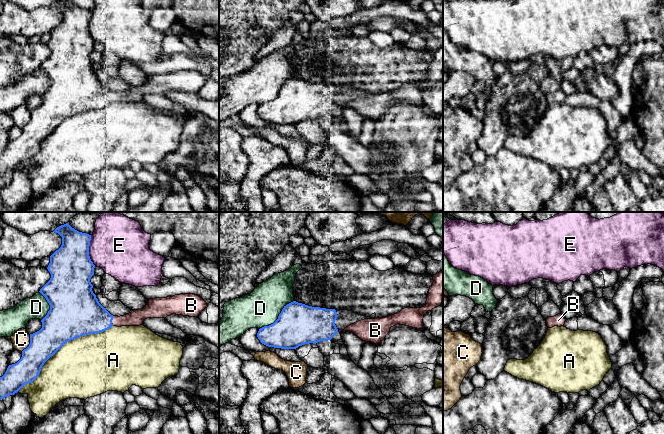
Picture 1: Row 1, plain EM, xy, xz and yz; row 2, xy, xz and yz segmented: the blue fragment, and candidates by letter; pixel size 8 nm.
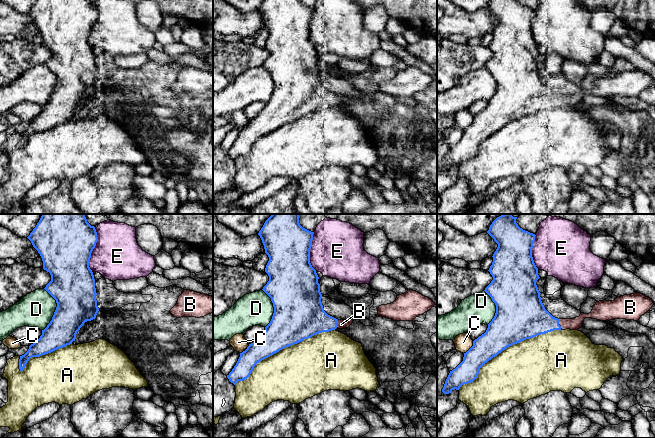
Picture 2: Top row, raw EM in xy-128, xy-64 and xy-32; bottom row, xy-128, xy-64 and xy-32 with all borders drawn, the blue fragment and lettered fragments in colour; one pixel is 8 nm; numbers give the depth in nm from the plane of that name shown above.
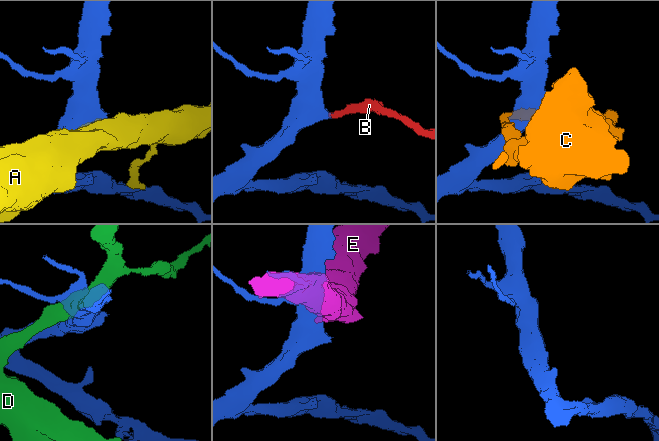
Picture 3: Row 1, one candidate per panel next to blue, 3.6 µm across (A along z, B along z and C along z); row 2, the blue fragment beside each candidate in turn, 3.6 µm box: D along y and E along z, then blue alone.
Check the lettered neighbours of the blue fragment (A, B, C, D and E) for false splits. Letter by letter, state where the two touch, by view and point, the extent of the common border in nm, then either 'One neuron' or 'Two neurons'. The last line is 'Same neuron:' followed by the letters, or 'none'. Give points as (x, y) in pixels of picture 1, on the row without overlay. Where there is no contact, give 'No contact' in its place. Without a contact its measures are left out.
A: Touches blue at xy (61, 122). Shared border 950 nm. Two neurons
B: Touches blue at xy (111, 97). Shared border 80 nm. One neuron
C: Touches blue at xy (29, 120). Shared border 150 nm. Two neurons
D: Touches blue at xz (278, 93). Shared border 360 nm. Two neurons
E: Touches blue at xy (88, 26). Shared border 260 nm. Two neurons
Same neuron: B

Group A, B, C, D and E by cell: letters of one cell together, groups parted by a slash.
A / B / C / D / E

